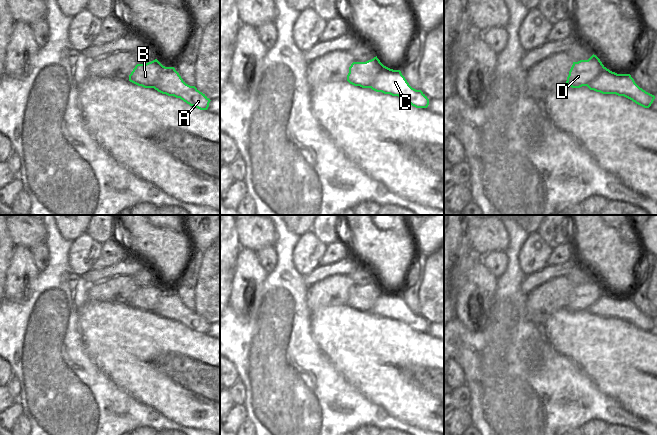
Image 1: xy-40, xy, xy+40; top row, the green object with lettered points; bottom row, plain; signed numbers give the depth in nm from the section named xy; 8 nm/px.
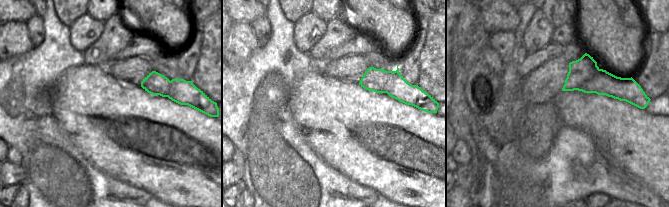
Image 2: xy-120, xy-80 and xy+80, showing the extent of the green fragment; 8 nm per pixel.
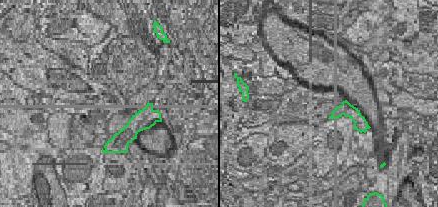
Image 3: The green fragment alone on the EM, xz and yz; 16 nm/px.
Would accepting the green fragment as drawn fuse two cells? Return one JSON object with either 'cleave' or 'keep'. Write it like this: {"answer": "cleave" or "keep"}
{"answer": "cleave"}

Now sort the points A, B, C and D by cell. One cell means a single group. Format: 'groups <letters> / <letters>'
groups A C / B D

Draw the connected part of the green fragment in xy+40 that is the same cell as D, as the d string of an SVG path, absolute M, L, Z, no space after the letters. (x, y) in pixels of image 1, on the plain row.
M594 278L588 284L573 286L565 308L572 312L587 310L597 302L603 292L604 289Z

